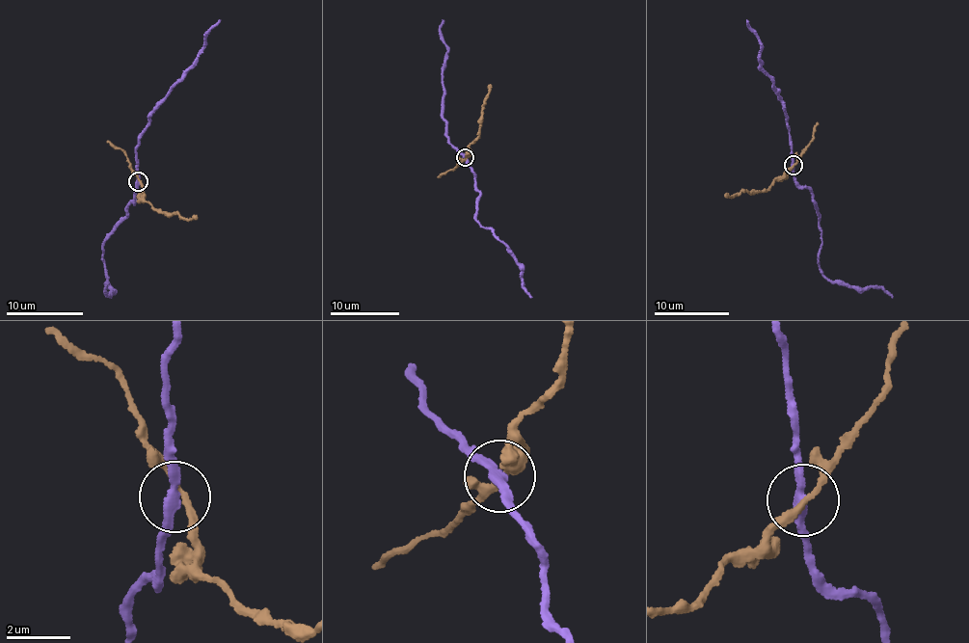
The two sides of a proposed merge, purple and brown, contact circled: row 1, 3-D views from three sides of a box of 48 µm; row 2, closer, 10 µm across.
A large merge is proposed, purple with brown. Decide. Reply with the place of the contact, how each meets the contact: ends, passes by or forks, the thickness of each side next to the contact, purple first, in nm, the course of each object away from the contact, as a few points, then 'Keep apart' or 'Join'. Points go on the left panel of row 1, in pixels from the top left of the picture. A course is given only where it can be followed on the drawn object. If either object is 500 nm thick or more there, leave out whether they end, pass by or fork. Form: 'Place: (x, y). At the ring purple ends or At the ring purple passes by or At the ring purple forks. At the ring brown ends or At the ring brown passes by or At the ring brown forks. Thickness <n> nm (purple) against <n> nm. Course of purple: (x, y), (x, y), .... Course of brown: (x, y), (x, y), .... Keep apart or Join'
Place: (138, 181). At the ring purple passes by. At the ring brown passes by. Thickness 280 nm (purple) against 200 nm. Course of purple: (138, 182), (125, 218), (102, 247), (105, 294), (110, 297), (113, 288), (104, 282), (106, 286). Course of brown: (139, 182), (145, 200), (153, 208), (168, 216), (176, 213), (183, 218), (197, 215). Keep apart

